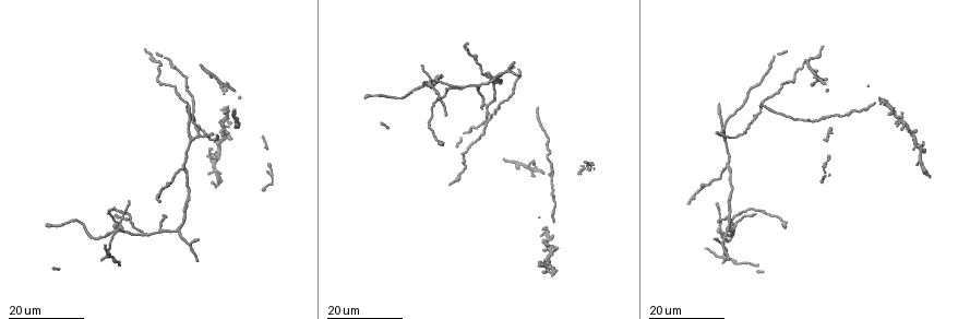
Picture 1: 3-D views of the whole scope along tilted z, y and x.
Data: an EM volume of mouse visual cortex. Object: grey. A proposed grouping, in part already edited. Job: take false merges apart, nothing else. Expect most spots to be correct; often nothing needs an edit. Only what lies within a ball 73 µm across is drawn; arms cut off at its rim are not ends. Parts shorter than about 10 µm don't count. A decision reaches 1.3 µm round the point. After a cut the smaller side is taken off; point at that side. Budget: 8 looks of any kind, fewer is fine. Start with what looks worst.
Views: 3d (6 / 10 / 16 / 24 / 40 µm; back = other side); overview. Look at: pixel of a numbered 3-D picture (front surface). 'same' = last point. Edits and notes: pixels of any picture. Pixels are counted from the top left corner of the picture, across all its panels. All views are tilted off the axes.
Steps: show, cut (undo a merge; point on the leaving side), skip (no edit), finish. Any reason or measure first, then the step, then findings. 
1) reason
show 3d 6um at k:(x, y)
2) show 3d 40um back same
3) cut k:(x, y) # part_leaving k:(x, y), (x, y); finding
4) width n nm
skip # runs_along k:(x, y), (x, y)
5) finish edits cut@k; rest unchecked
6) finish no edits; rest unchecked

branch point
show 3d 24um at 1:(720, 236)

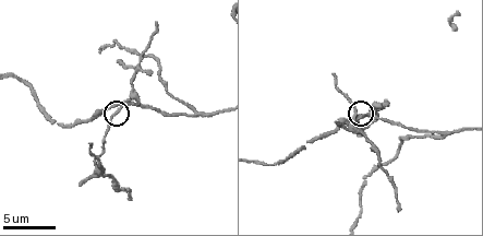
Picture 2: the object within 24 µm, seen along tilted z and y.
closer look
show 3d 10um at 2:(120, 109)

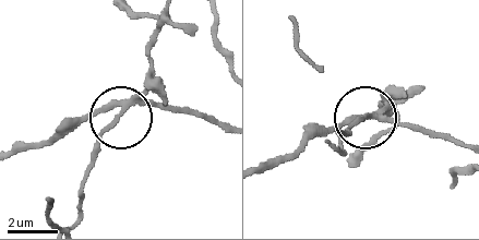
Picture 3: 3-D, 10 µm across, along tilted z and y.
side_arm 18 um
cut 3:(156, 85) # part_leaving 3:(129, 99), (123, 117), (98, 142), (79, 217); a second neuron is stuck on

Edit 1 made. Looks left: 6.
show overview

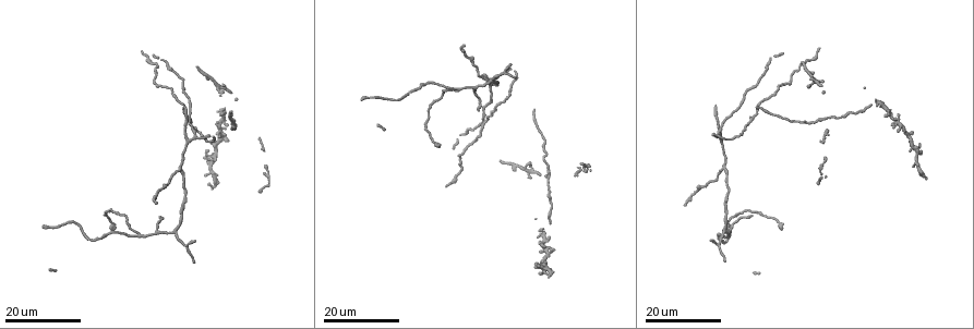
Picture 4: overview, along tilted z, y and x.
three arms meet
show 3d 16um at 4:(458, 88)

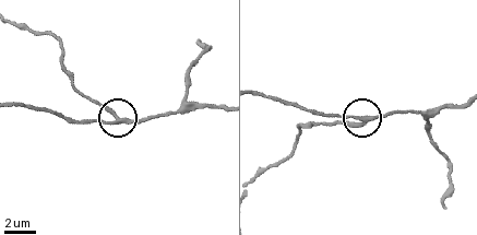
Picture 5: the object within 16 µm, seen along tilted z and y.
show 3d 10um at 5:(363, 119)

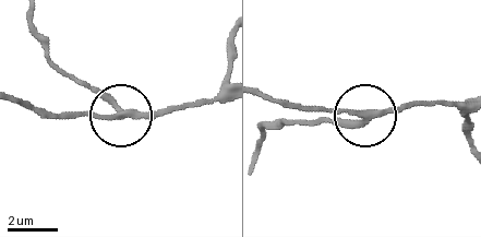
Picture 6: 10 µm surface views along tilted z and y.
arms 3
skip # runs_along 6:(466, 104), (417, 103), (374, 109), (348, 121), (315, 122); one neuron here

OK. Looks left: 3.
branch point
show 3d 16um at 4:(721, 167)

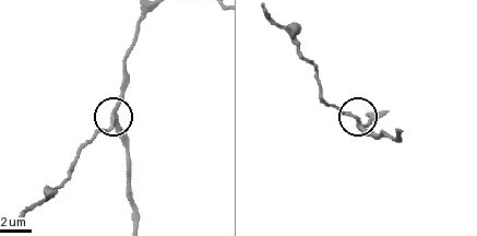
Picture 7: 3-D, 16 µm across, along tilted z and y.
closer look
show 3d 6um at 7:(112, 119)

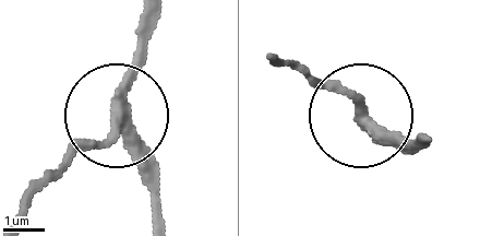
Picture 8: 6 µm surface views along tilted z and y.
arms 3
skip # all the same neuron

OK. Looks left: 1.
finish edits cut@3; rest unchecked

